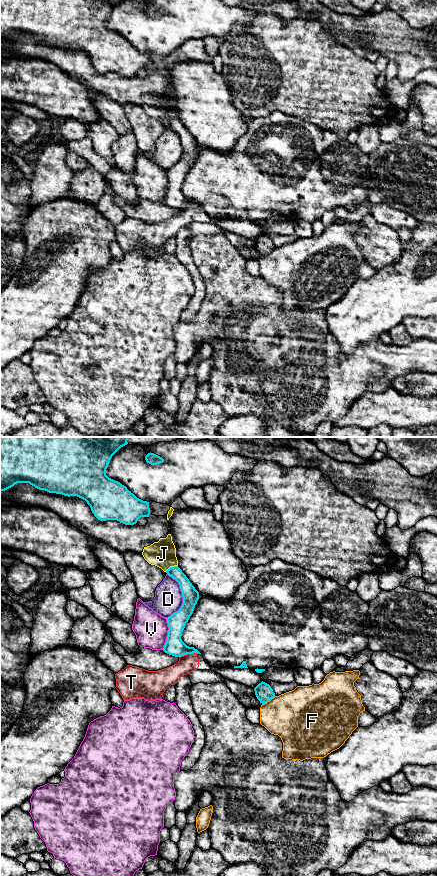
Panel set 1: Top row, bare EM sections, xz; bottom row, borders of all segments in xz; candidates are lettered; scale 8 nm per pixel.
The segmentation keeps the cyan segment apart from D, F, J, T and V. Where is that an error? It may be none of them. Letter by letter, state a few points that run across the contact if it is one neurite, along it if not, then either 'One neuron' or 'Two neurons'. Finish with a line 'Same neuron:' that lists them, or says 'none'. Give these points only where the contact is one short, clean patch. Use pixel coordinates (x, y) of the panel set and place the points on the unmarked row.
D: Two neurons
F: Line: xz (275, 248), (262, 256). Two neurons
J: Line: xz (177, 117), (170, 118), (165, 123). Two neurons
T: Line: xz (197, 205), (187, 205), (179, 209). Two neurons
V: Two neurons
Same neuron: none

